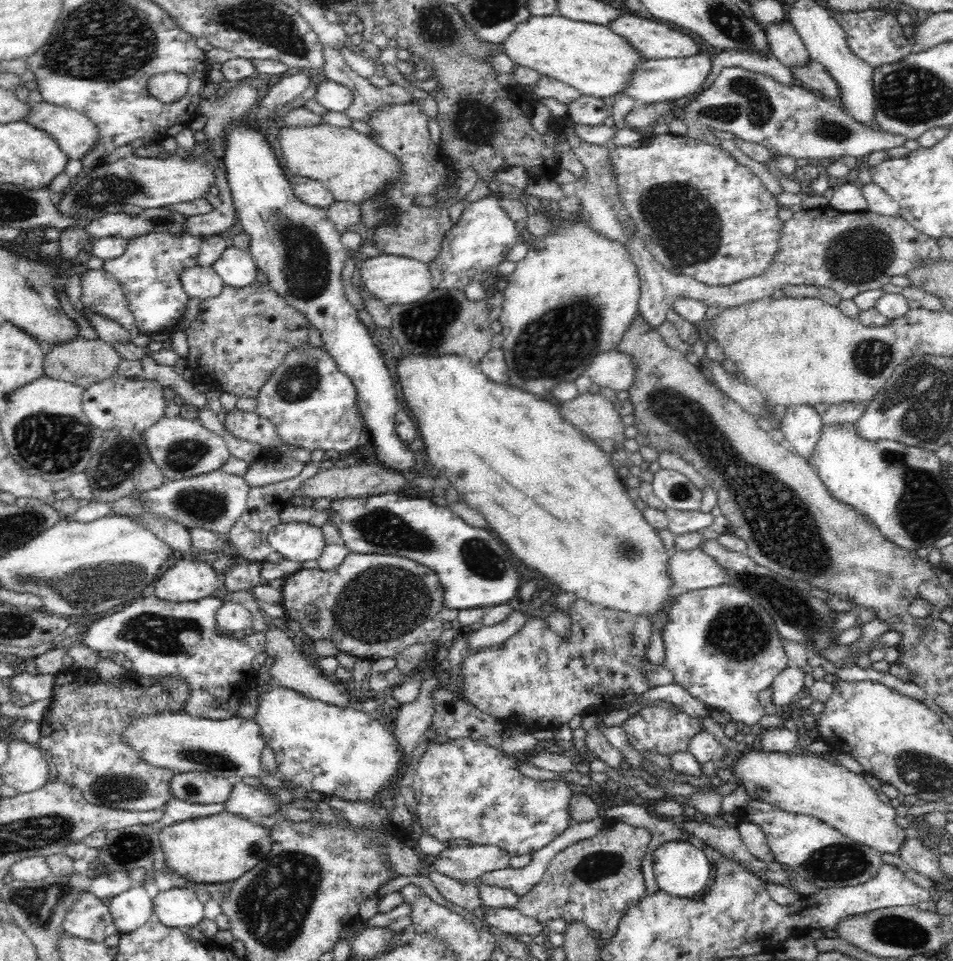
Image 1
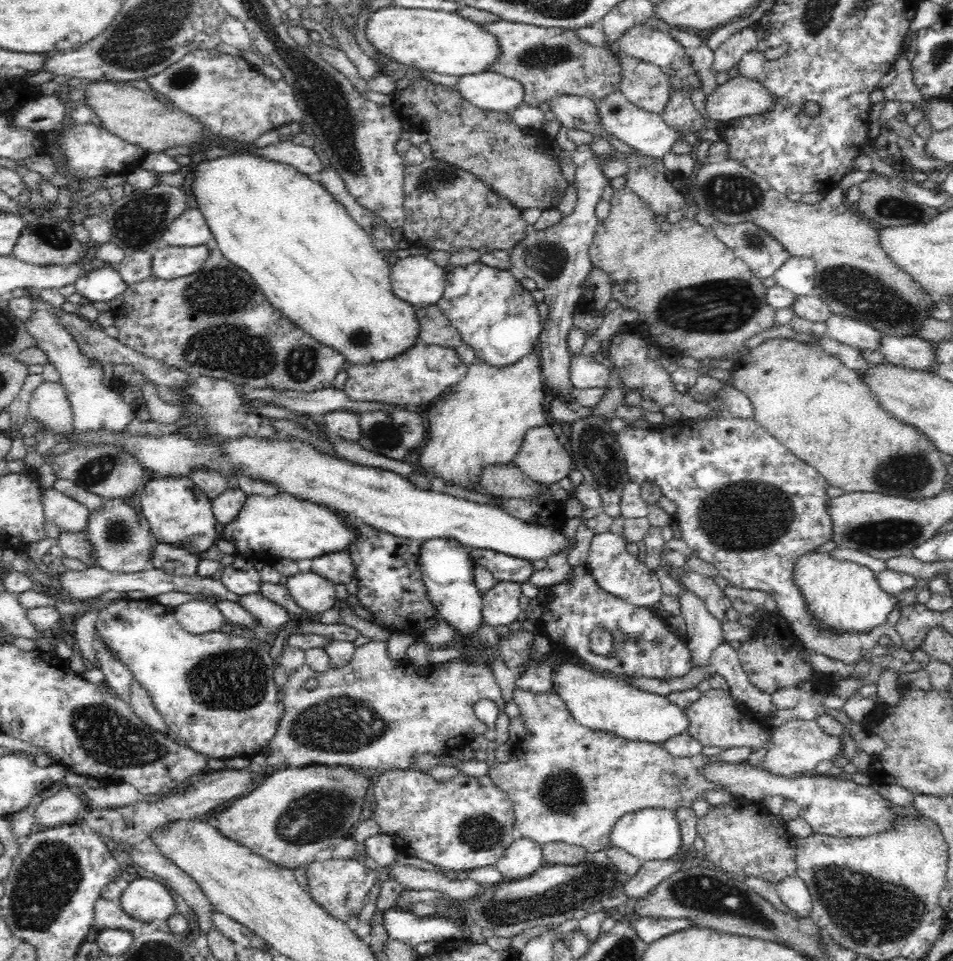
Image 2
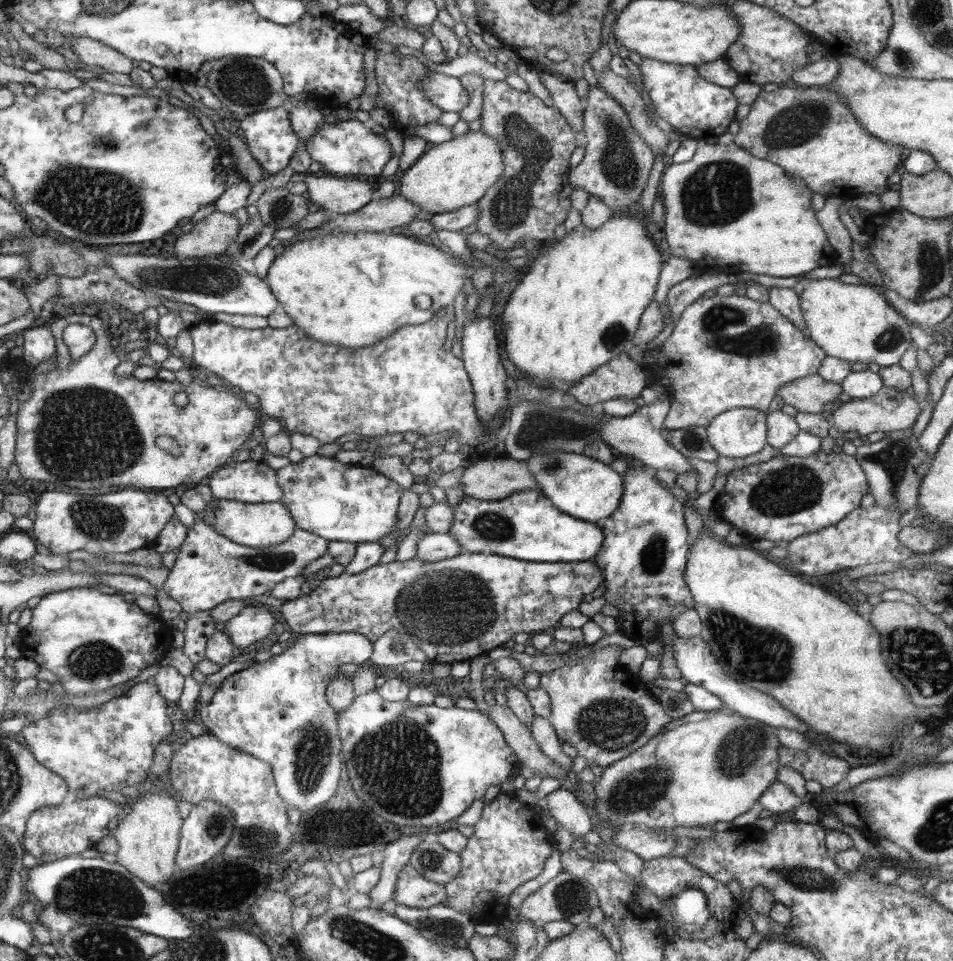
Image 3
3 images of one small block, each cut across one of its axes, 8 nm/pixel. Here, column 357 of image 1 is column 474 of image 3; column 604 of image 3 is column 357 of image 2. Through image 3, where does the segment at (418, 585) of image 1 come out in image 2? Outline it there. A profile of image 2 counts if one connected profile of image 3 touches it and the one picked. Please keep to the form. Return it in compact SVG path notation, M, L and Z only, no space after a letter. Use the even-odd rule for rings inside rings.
M347 551L333 552L330 555L312 559L311 571L320 573L334 583L358 582L355 565Z

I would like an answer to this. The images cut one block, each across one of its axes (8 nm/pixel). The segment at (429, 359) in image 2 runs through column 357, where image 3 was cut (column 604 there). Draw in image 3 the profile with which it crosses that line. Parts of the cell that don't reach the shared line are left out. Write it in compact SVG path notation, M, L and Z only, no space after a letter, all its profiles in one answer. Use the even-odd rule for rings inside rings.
M734 293L729 296L700 296L684 309L669 337L658 347L659 358L653 365L635 362L622 352L597 370L580 379L566 390L578 402L585 405L604 403L617 398L635 399L660 375L670 379L670 410L665 418L665 429L680 430L688 427L707 427L718 415L733 408L753 408L768 413L770 402L778 389L792 380L817 374L825 360L825 349L806 337L788 318L780 314L769 302L760 302Z

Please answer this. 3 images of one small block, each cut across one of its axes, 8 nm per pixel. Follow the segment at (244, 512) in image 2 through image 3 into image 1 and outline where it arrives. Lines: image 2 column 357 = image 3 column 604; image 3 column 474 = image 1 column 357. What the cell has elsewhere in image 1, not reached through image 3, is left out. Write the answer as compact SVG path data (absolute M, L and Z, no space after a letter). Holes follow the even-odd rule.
M405 491L358 499L334 499L326 514L328 523L338 528L350 553L405 556L436 571L444 589L443 604L448 609L464 611L506 604L519 591L520 575L504 552L502 542L498 542L498 537L486 528L469 526L450 508L434 504L430 496Z

